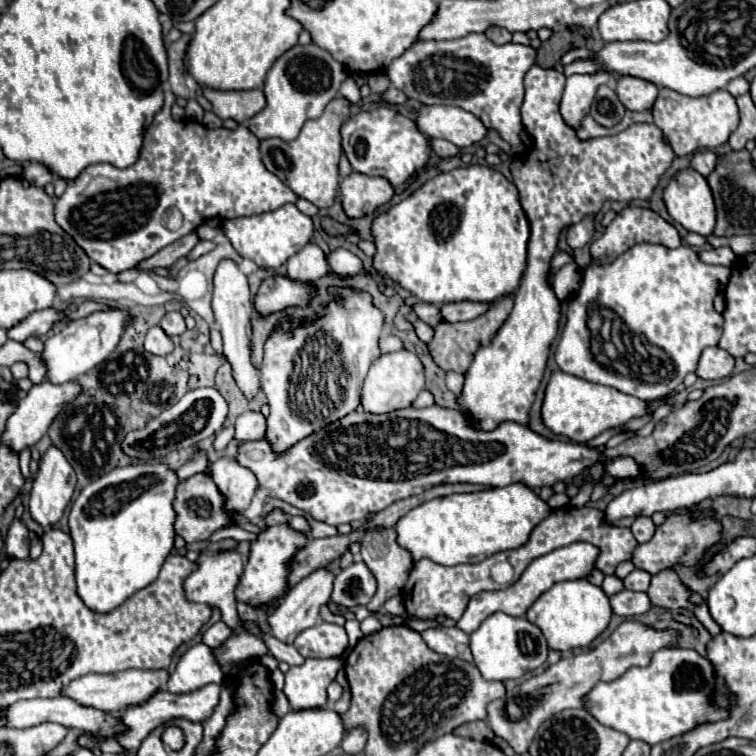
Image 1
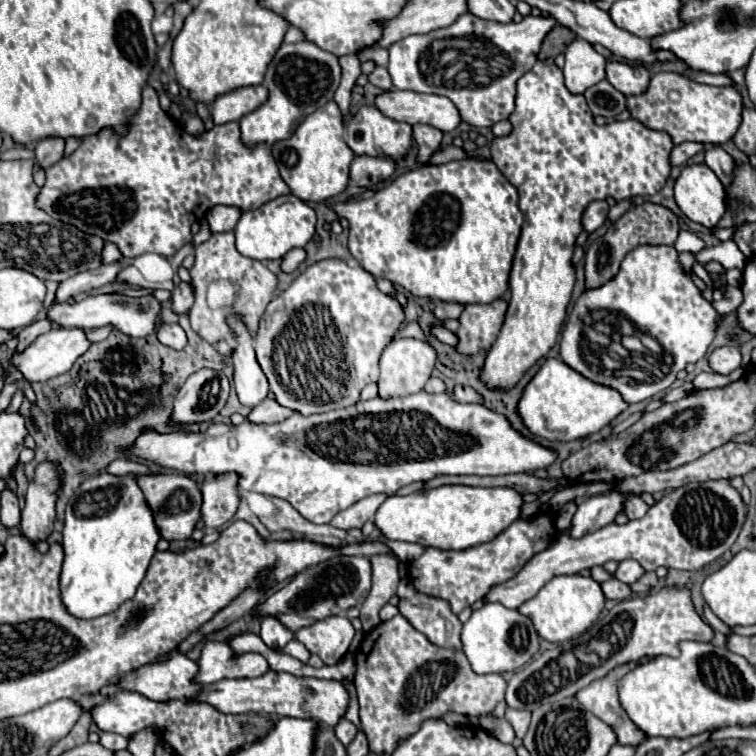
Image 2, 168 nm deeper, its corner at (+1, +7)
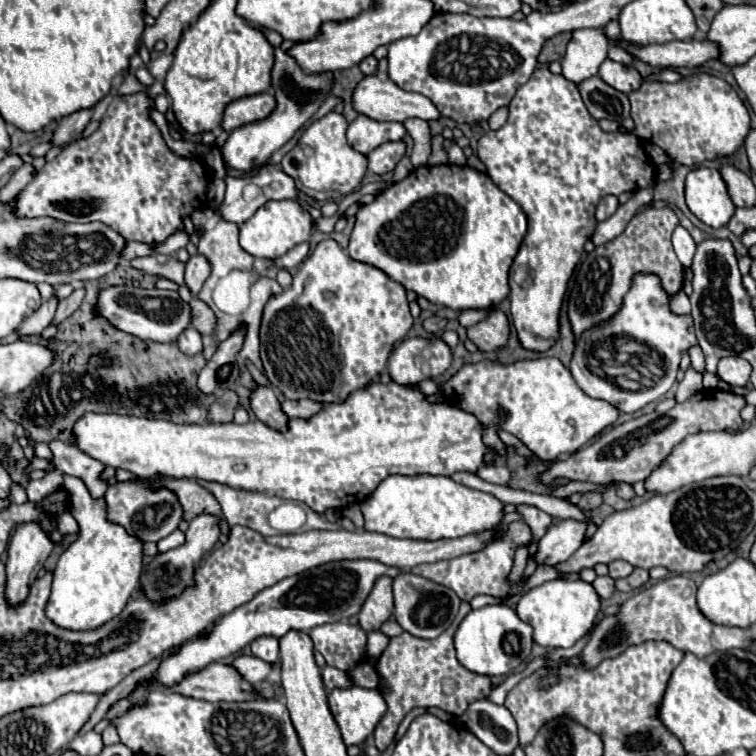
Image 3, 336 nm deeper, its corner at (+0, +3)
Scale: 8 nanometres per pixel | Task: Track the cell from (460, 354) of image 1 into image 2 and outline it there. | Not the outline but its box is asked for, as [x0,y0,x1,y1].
[456,299,506,355]

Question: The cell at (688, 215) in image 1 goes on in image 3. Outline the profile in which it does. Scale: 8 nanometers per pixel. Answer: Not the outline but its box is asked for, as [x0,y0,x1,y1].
[685,167,735,229]

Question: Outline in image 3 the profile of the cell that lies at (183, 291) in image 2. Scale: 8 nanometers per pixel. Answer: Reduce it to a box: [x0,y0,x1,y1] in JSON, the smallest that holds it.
[185,255,211,297]

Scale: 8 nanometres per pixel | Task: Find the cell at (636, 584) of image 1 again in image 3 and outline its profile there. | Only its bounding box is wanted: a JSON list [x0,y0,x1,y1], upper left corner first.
[609,561,635,579]

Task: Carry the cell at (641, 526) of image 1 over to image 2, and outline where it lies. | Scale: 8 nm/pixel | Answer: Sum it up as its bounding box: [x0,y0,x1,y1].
[624,493,648,519]

